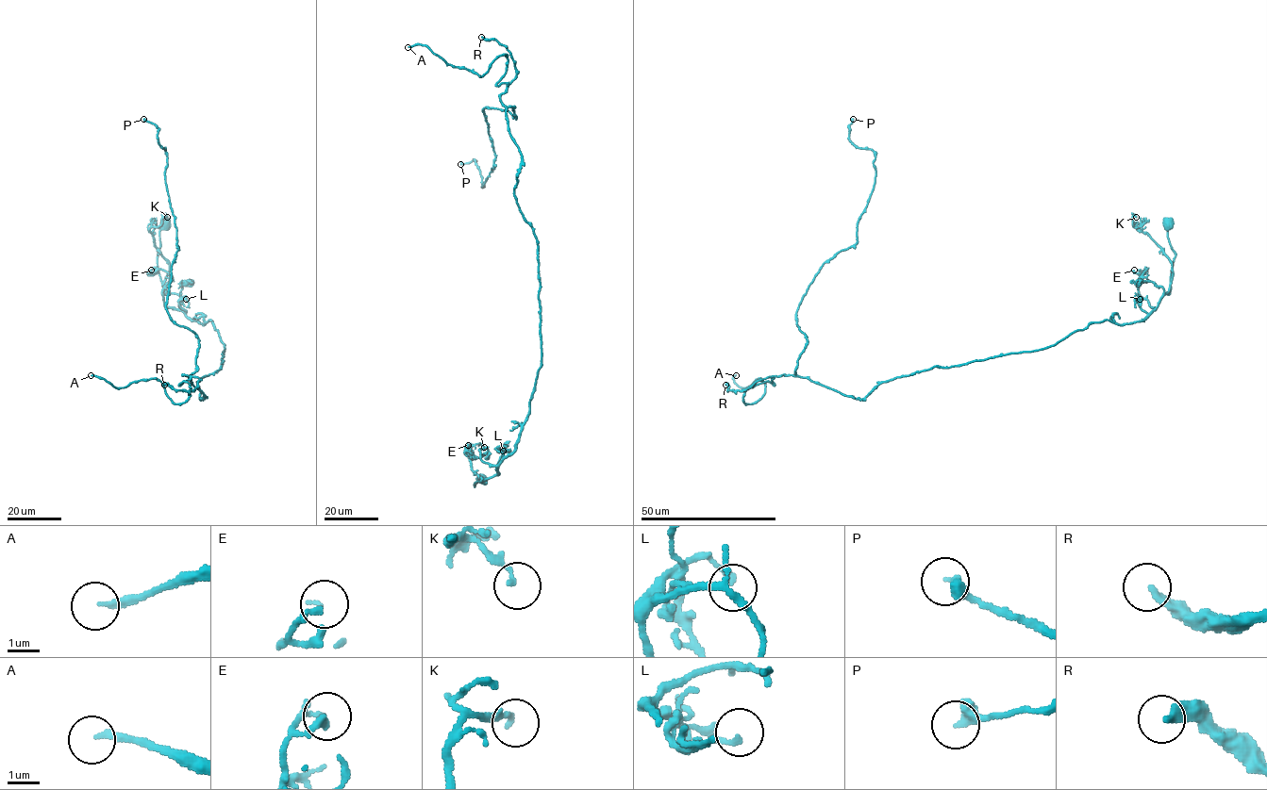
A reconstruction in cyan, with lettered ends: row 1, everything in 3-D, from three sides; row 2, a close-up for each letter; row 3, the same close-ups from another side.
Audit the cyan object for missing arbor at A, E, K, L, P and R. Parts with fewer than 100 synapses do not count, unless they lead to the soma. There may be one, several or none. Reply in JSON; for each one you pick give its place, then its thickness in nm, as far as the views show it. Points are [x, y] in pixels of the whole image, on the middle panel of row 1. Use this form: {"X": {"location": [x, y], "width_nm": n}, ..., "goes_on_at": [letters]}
{"A": {"location": [408, 47], "width_nm": 200}, "goes_on_at": ["A"]}

